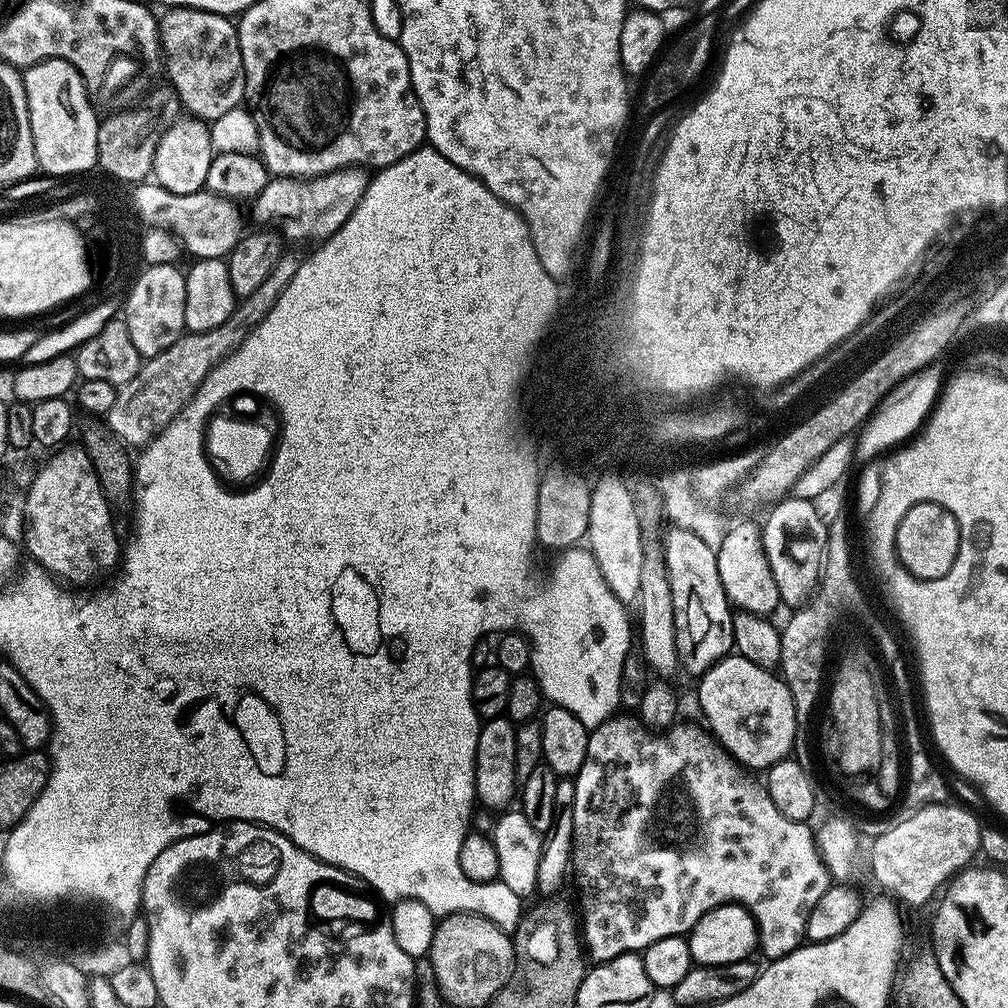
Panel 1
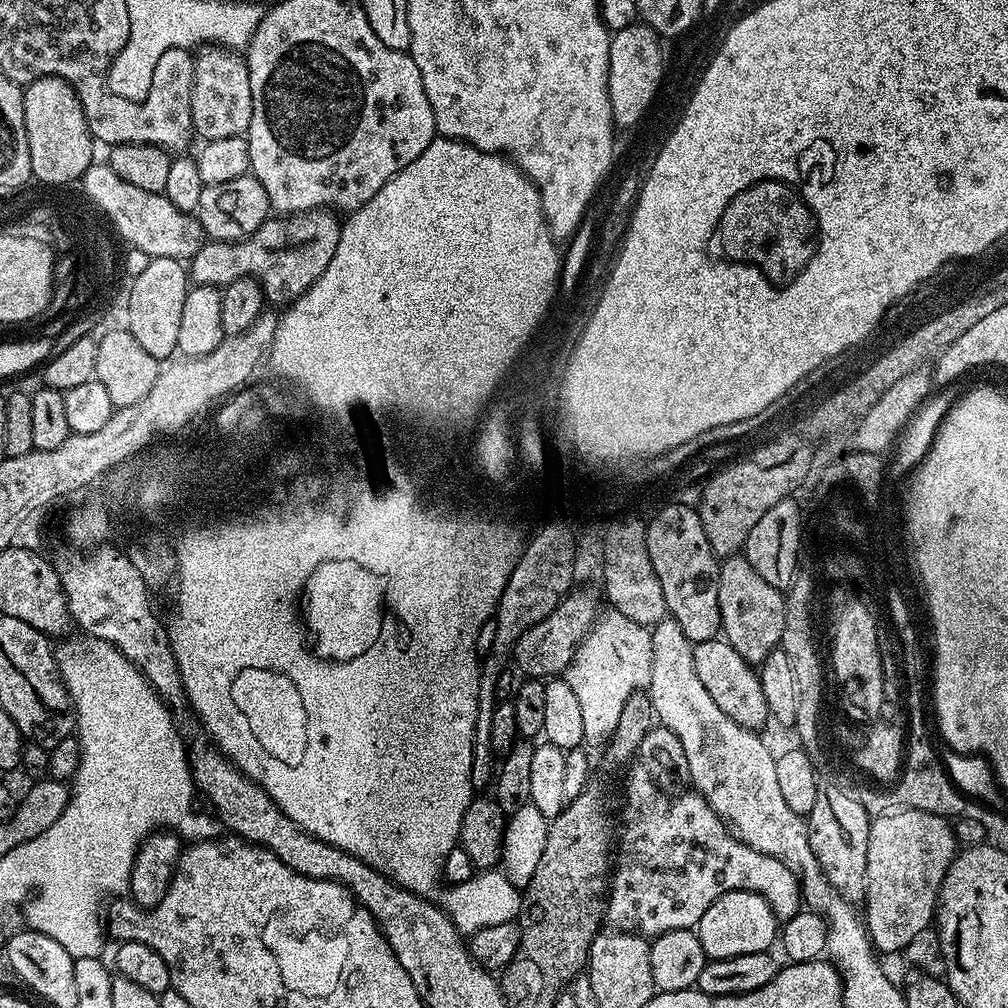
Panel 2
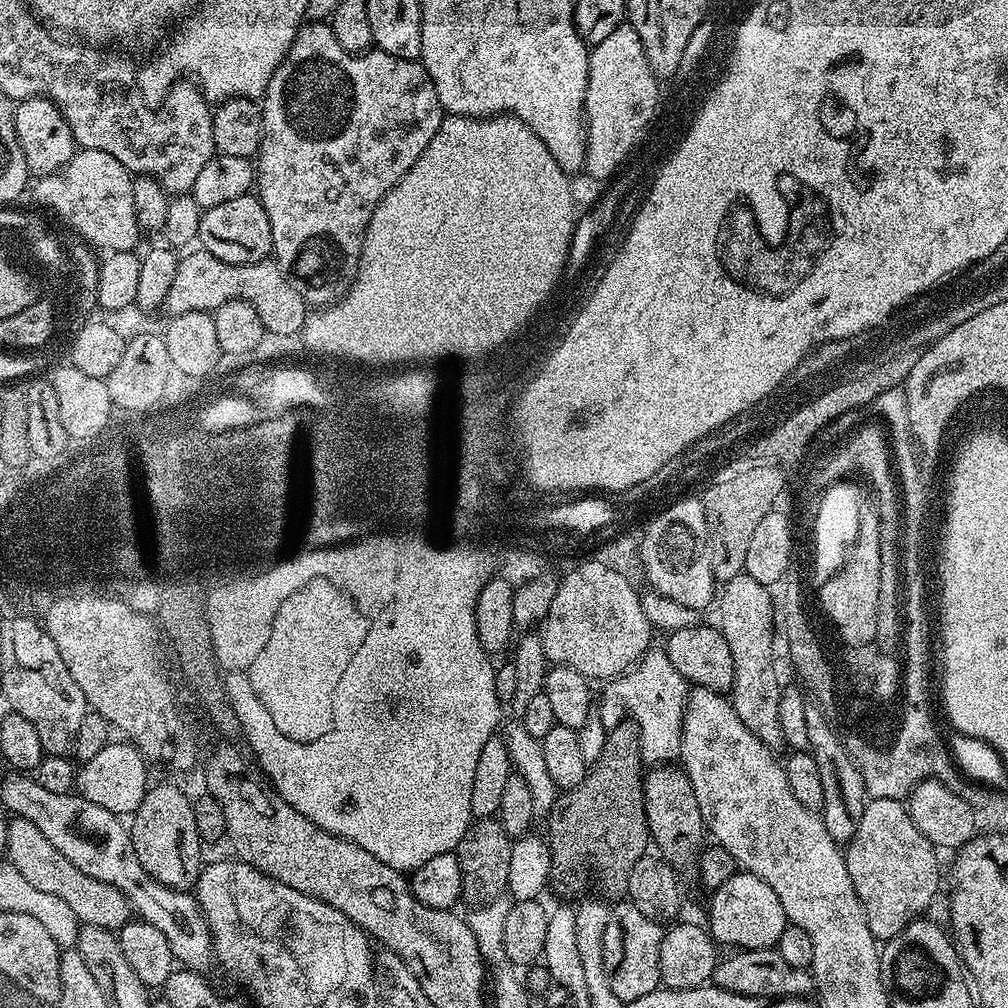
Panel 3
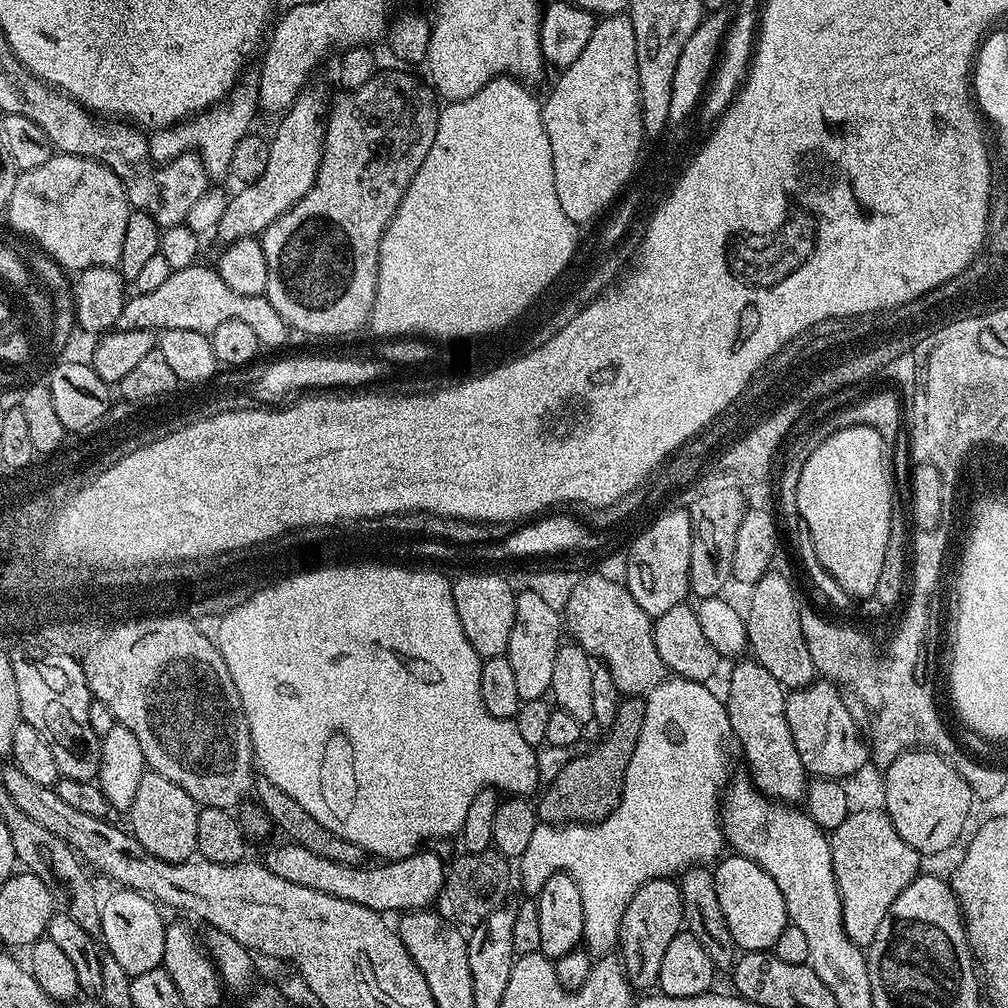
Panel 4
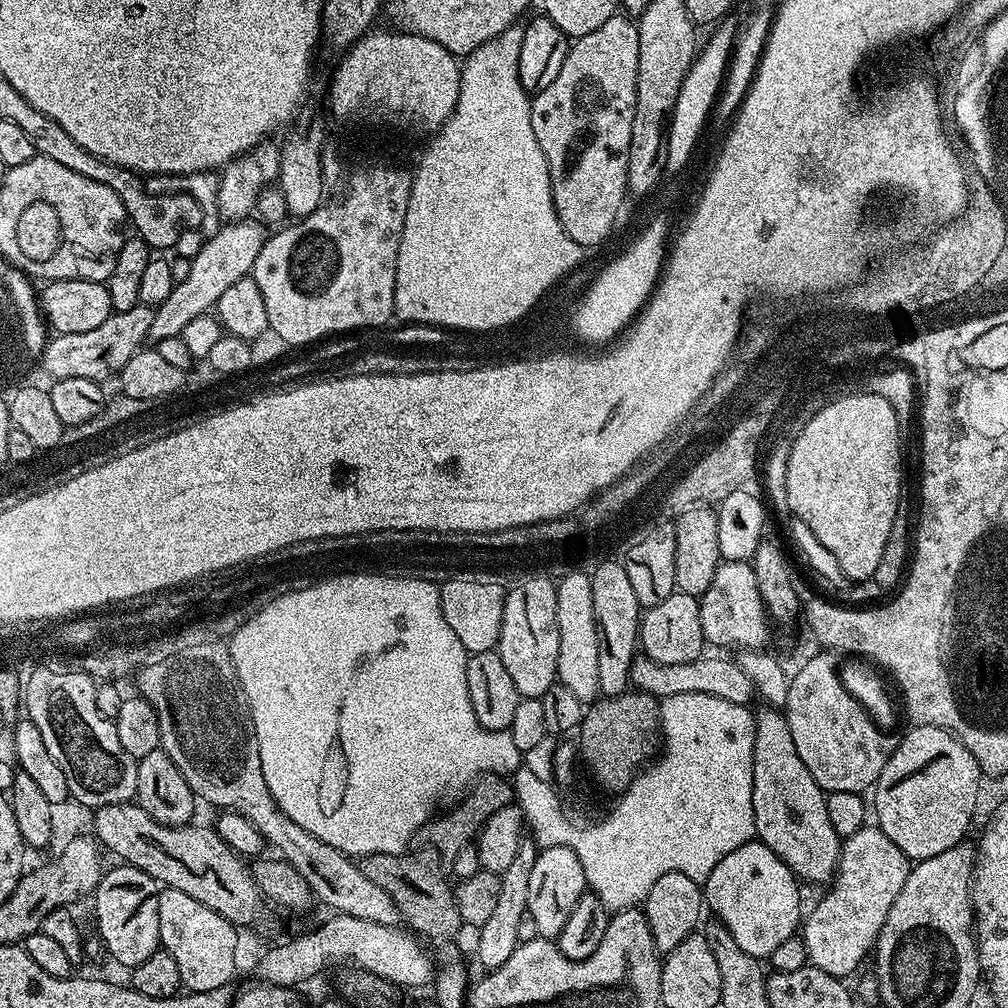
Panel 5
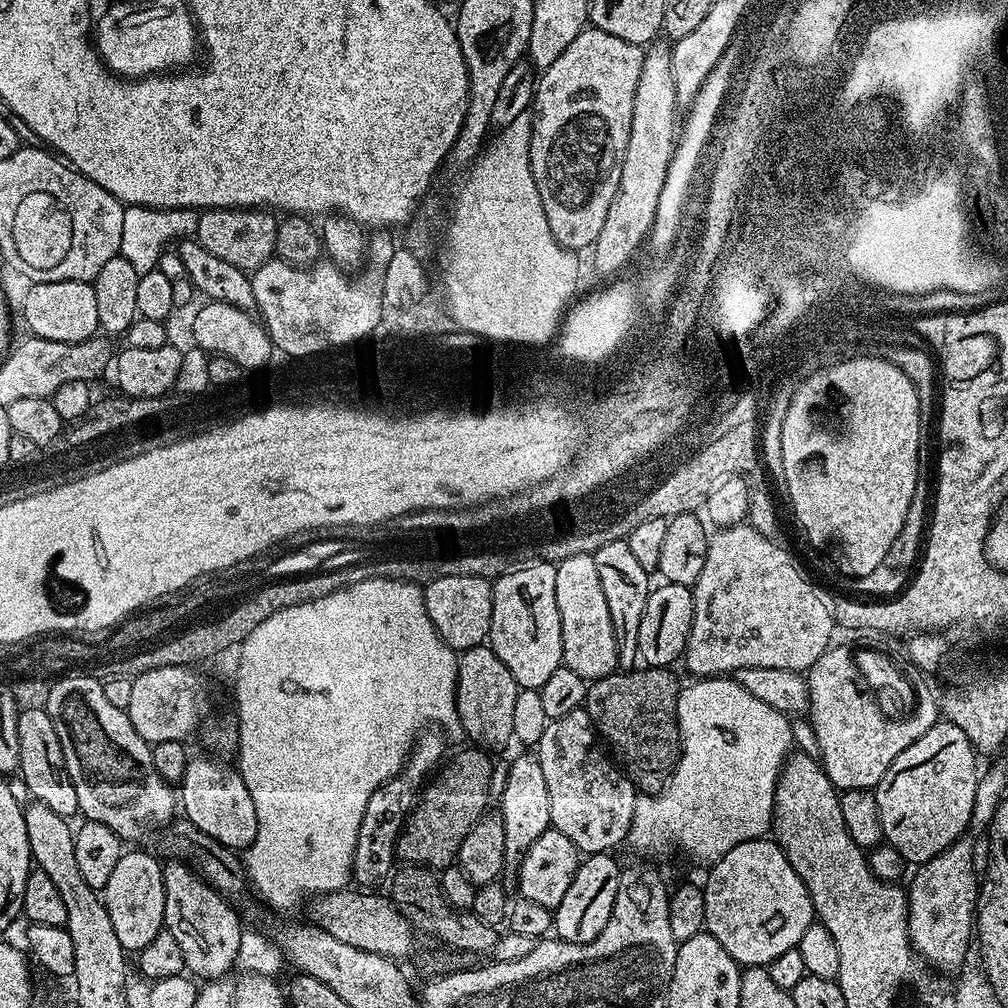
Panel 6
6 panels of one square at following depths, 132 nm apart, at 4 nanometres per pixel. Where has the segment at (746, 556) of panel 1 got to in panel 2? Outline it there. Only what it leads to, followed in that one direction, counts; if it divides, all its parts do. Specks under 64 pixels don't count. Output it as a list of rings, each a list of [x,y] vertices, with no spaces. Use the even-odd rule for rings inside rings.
[[[743,554],[725,556],[719,561],[718,606],[723,639],[727,640],[746,663],[759,666],[779,645],[786,619],[786,596],[770,586]]]

